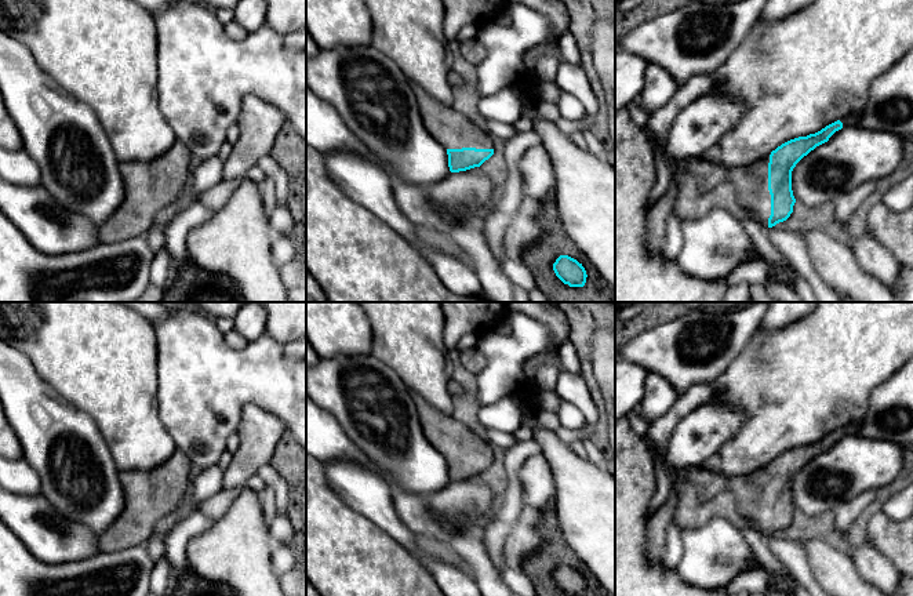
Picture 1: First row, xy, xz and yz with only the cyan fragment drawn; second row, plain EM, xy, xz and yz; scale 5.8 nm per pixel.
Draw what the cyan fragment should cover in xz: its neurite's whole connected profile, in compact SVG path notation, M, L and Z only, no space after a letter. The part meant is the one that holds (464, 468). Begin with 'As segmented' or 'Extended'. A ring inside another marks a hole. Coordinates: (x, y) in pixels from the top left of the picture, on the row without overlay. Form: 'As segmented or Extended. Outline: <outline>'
Extended. Outline: M412 393L421 428L428 441L447 459L451 481L480 476L494 464L496 448L463 422L445 415Z

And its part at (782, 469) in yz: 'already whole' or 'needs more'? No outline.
needs more

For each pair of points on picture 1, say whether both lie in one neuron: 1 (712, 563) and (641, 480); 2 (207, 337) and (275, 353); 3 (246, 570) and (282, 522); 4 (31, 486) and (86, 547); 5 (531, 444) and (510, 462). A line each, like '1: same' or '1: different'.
1: different
2: same
3: different
4: different
5: same

